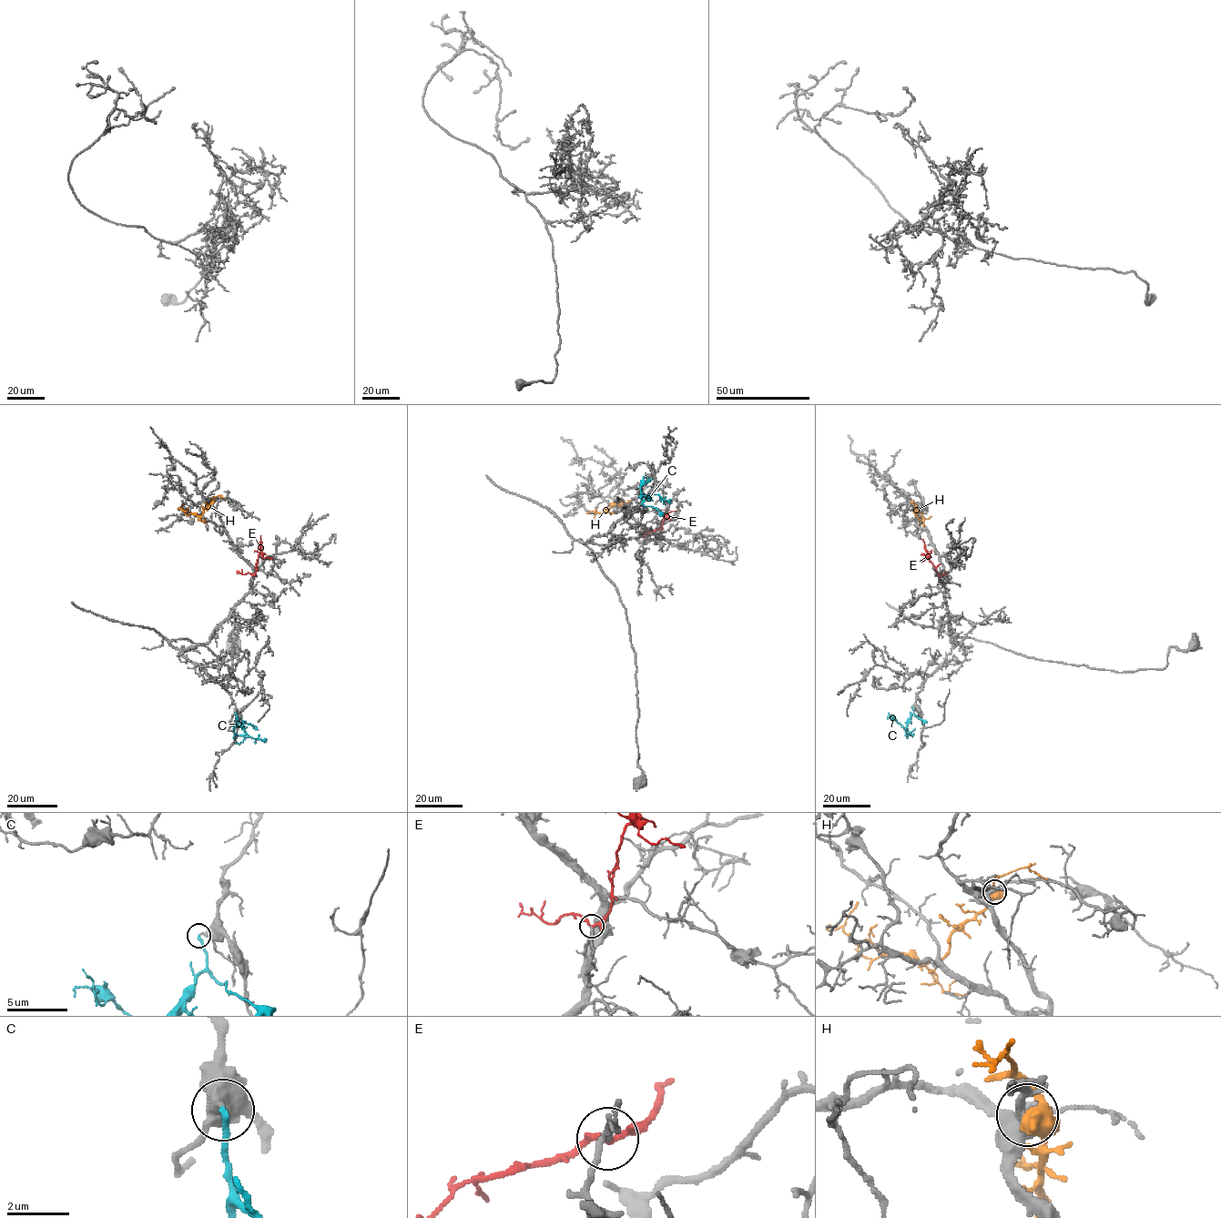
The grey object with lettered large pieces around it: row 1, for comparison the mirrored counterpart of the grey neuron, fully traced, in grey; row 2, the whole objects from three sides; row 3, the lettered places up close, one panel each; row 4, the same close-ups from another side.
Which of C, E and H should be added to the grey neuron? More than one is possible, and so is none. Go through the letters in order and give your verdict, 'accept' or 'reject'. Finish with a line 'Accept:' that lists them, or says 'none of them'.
C: accept
E: accept
H: reject
Accept: C, E

